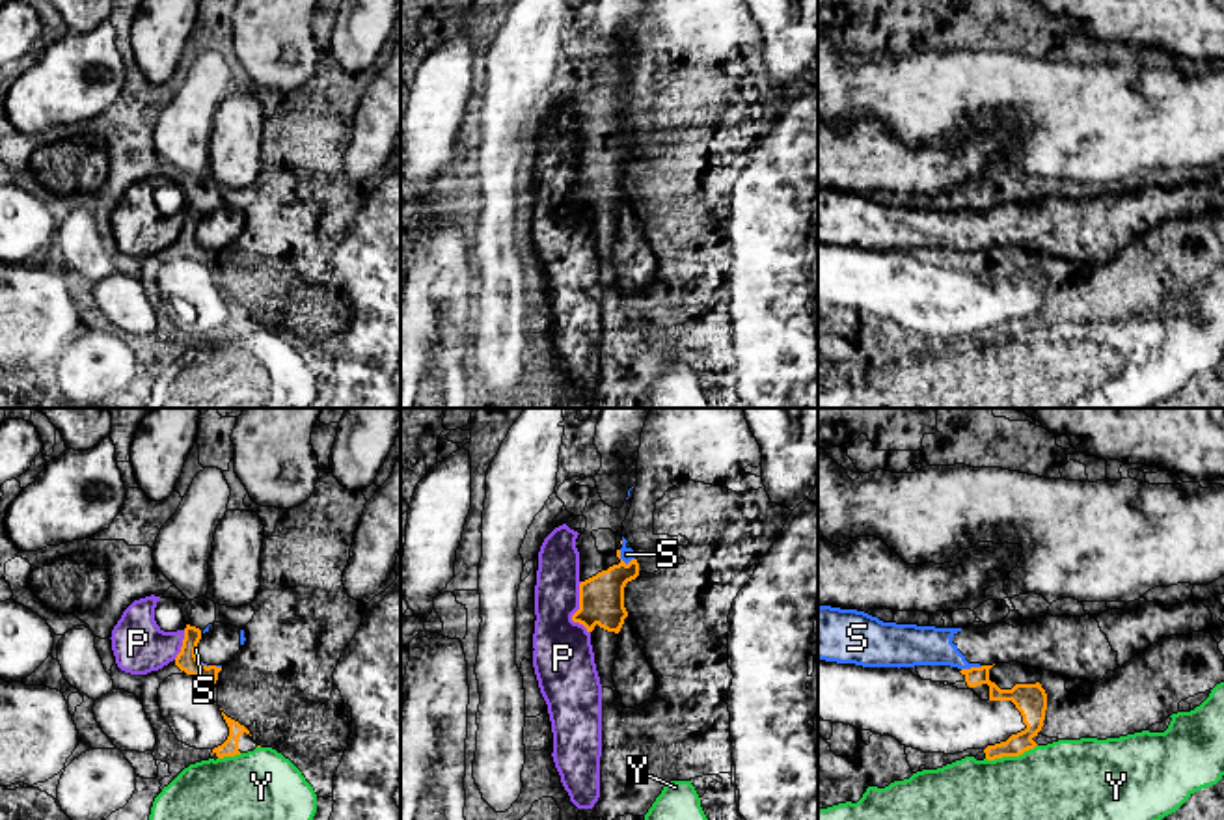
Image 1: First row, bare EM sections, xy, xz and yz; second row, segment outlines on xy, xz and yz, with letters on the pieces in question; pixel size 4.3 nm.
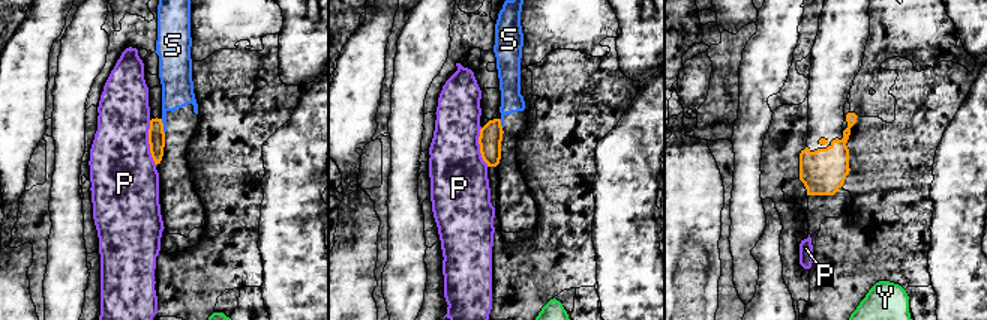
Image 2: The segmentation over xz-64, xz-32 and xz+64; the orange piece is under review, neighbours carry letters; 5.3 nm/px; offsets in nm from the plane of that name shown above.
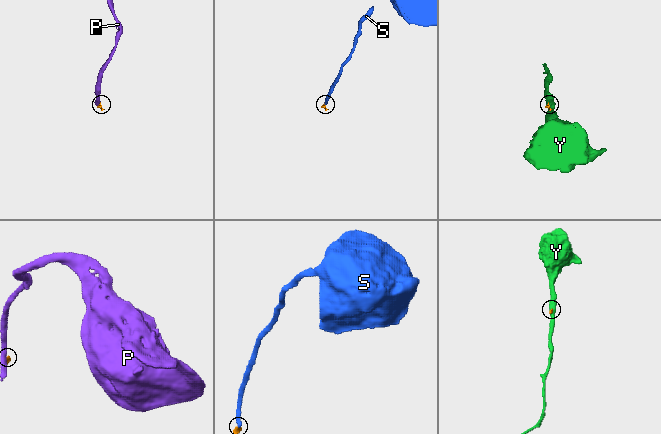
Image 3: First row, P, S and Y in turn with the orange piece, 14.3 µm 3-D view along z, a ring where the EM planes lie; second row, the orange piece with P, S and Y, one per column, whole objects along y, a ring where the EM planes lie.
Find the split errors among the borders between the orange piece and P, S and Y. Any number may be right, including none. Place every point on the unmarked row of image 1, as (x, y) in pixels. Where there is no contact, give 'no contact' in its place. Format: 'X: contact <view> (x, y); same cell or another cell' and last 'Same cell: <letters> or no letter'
P: contact xz (578, 192); another cell
S: contact xz (623, 144); another cell
Y: contact yz (1010, 338); another cell
Same cell: no letter

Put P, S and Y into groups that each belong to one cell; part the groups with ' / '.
P / S / Y

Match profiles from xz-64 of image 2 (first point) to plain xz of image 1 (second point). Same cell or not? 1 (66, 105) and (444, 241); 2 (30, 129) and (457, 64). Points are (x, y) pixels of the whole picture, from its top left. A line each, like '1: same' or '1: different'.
1: different
2: same

